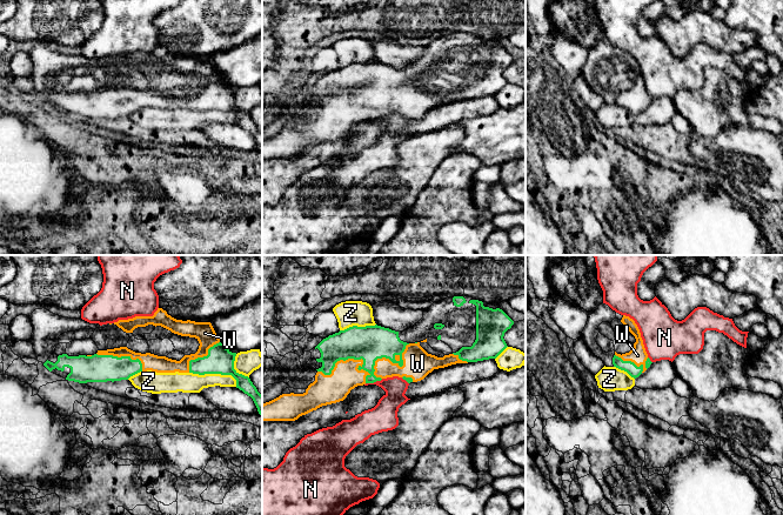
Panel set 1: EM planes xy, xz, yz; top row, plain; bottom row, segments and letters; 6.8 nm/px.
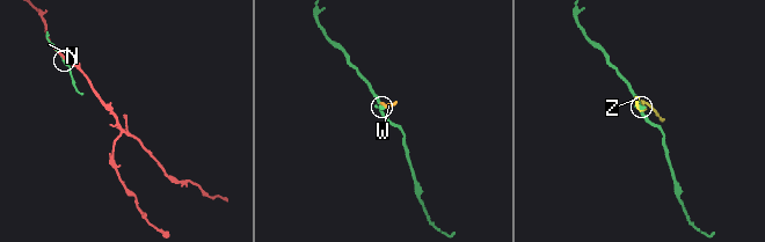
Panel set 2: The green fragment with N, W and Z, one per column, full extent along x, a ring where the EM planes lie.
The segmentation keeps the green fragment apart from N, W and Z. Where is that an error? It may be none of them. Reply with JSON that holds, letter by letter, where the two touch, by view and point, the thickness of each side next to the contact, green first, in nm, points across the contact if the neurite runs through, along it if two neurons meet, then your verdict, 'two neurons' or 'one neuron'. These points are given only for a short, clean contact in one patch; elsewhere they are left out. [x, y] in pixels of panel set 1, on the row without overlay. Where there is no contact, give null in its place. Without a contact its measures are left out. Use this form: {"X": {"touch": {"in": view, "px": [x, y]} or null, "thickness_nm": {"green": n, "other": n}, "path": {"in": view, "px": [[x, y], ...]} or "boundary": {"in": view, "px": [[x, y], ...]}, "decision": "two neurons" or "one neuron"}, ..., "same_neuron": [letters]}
{"N": {"touch": {"in": "xz", "px": [374, 118]}, "thickness_nm": {"green": 220, "other": 190}, "decision": "two neurons"}, "W": {"touch": {"in": "xz", "px": [388, 94]}, "thickness_nm": {"green": 240, "other": 200}, "decision": "one neuron"}, "Z": {"touch": {"in": "xy", "px": [215, 109]}, "thickness_nm": {"green": 180, "other": 140}, "decision": "two neurons"}, "same_neuron": ["W"]}

